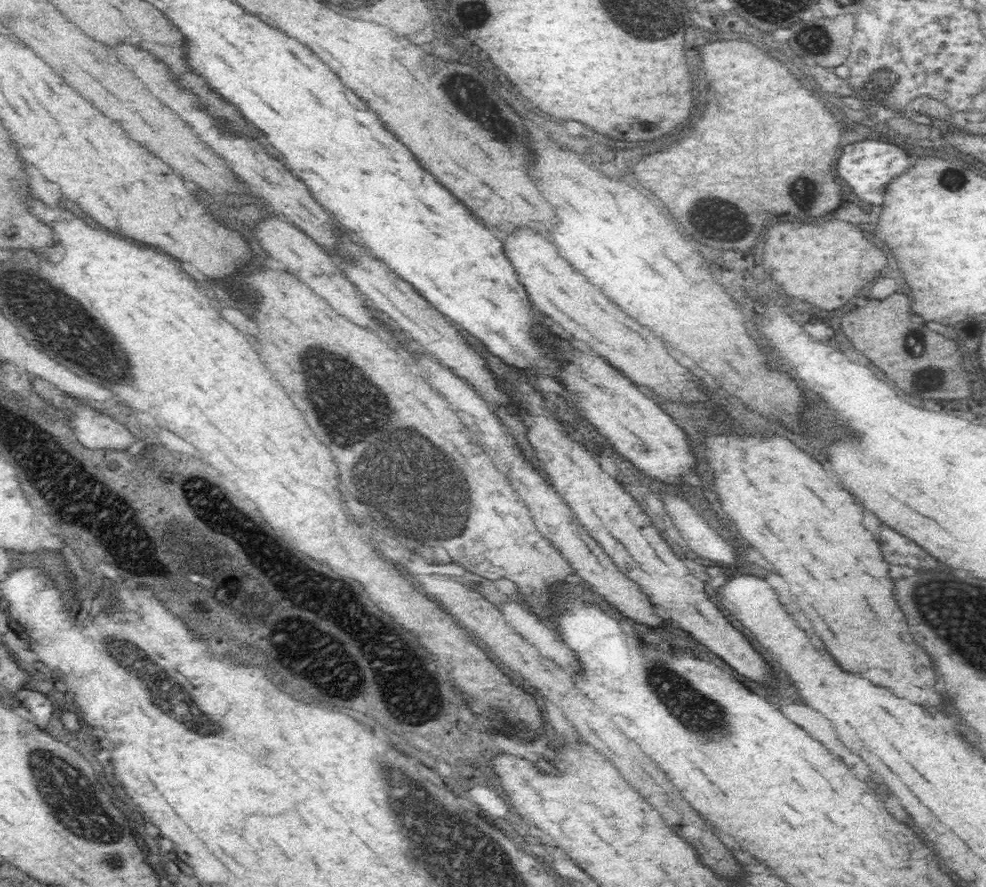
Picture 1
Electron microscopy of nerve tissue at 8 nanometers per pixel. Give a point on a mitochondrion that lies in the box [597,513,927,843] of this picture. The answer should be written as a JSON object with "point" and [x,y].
{"point":[699,714]}

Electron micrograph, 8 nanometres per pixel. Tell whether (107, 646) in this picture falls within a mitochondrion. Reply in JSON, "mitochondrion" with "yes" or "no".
{"mitochondrion":"yes"}

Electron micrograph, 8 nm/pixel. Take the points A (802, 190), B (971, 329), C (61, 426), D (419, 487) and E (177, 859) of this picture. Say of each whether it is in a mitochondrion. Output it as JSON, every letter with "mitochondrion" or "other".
{"A":"mitochondrion","B":"other","C":"other","D":"mitochondrion","E":"other"}

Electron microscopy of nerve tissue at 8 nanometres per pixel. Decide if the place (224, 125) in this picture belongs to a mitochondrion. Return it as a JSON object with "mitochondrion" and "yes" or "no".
{"mitochondrion":"no"}

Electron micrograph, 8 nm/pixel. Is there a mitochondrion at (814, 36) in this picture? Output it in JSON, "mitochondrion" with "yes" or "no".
{"mitochondrion":"yes"}

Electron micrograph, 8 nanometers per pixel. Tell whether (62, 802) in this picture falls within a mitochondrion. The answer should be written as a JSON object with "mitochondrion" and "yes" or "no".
{"mitochondrion":"yes"}

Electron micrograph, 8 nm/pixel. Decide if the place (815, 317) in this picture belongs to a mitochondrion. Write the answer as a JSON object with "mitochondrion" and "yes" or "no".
{"mitochondrion":"no"}

